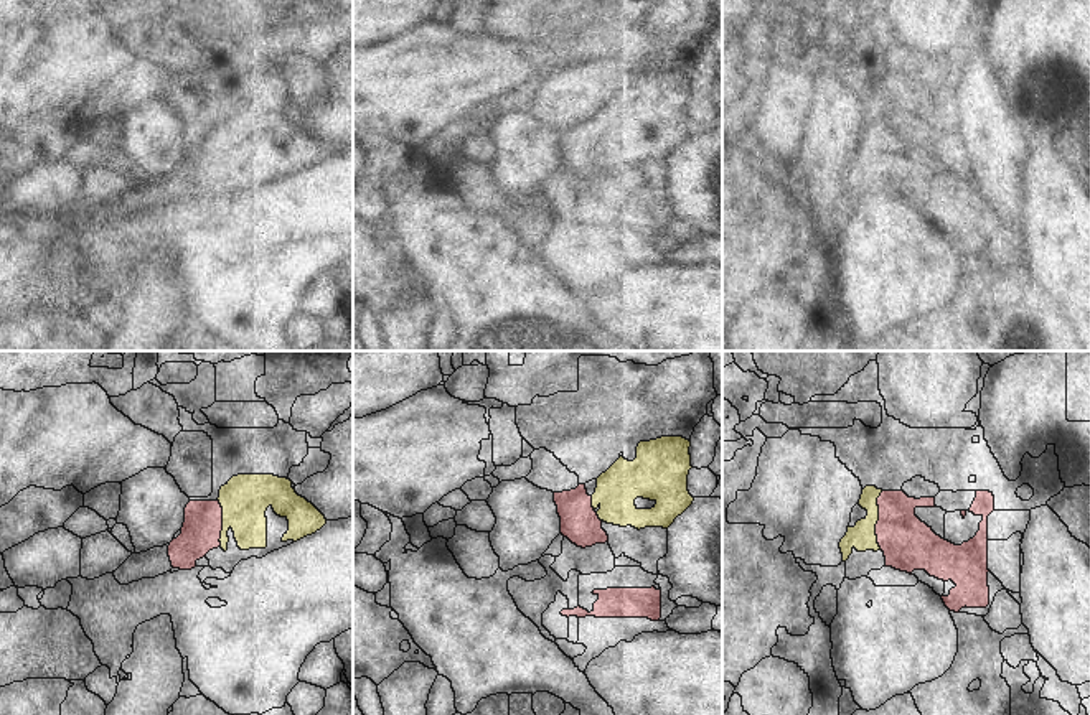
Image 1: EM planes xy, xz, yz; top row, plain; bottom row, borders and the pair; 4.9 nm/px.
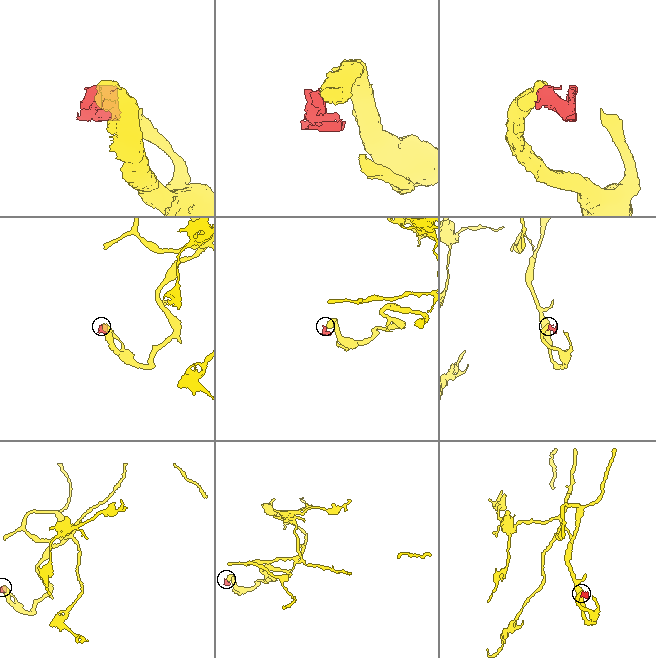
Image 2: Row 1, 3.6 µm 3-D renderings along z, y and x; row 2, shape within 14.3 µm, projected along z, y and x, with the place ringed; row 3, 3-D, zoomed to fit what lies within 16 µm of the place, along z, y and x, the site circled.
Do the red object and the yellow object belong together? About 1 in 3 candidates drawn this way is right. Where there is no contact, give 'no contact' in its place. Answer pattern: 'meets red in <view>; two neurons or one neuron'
meets red in yz; one neuron

